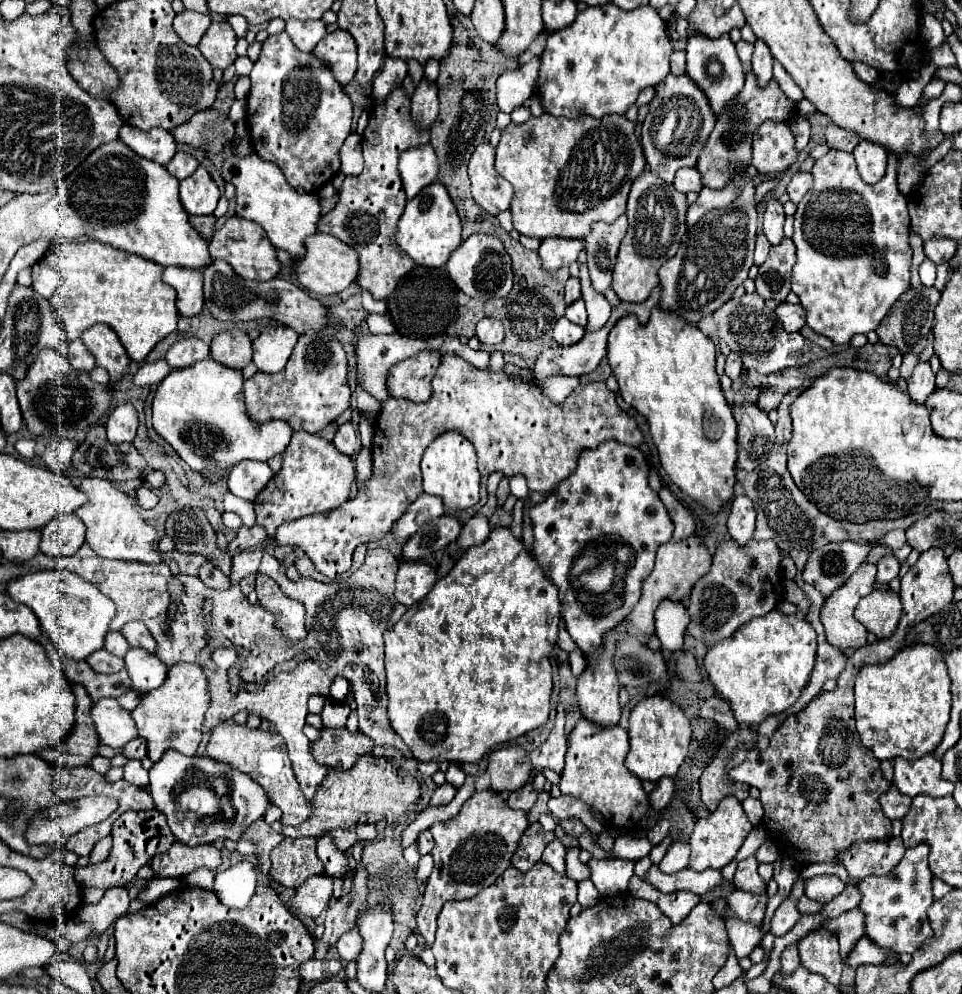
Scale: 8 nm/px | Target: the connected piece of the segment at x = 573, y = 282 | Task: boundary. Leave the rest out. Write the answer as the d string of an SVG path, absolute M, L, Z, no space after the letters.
M569 278L567 286L565 286L565 300L567 300L567 304L571 304L577 298L581 298L581 280L579 278Z

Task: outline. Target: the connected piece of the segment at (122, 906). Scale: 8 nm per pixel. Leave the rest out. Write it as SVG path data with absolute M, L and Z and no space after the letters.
M113 886L105 890L105 896L95 906L81 906L77 912L79 922L89 922L93 926L91 936L105 932L129 906L129 892L123 886Z

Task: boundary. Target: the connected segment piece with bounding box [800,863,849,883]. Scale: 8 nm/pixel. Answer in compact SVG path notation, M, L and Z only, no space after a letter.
M811 864L800 872L800 876L805 879L818 875L837 875L844 883L849 882L849 875L842 864Z

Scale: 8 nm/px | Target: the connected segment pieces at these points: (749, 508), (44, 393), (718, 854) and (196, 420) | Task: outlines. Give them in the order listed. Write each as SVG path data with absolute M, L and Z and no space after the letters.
M739 494L731 502L731 514L729 514L729 534L739 544L747 544L755 530L755 510L747 496Z
M43 348L27 368L27 376L17 382L17 398L23 420L33 436L65 436L83 440L89 428L99 424L99 420L109 412L113 390L97 384L87 372L75 370L57 350Z
M735 796L723 798L715 812L697 820L697 824L695 824L695 830L693 830L691 840L689 840L689 844L691 844L689 868L699 870L699 872L703 872L707 868L721 870L725 864L729 864L735 858L735 852L743 846L743 842L745 842L745 838L749 836L751 830L753 830L753 824L745 816L741 802Z
M211 358L173 370L155 390L153 398L153 428L165 438L173 450L191 466L191 470L203 474L205 482L217 482L215 472L207 472L203 460L211 458L223 468L225 474L241 460L267 462L269 458L283 454L291 442L291 426L283 420L255 424L247 420L243 404L243 376L241 370L227 368Z

